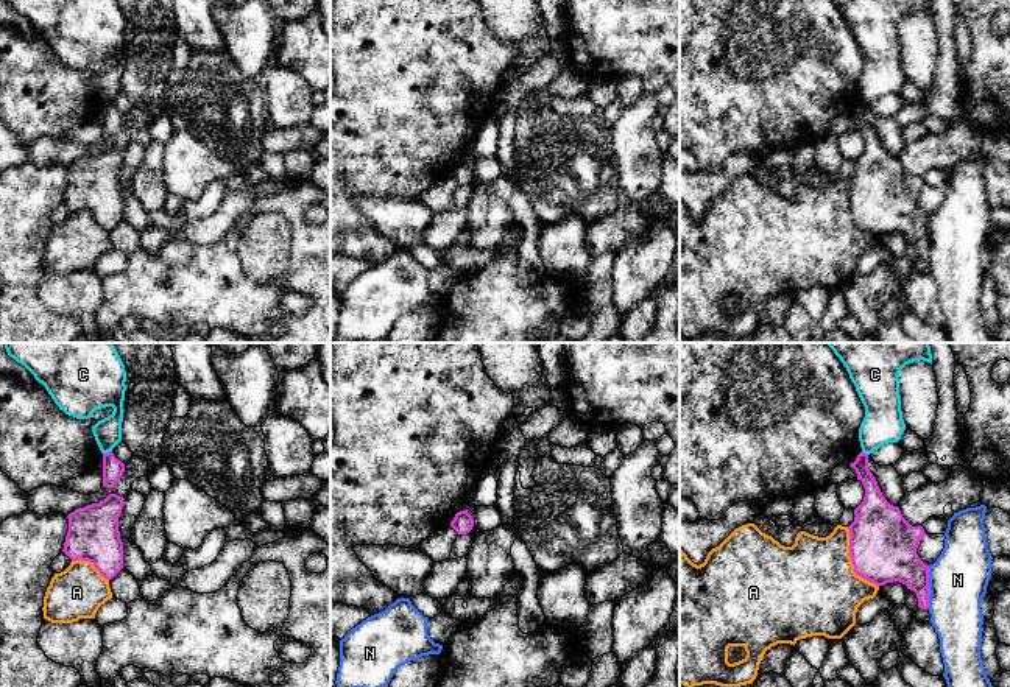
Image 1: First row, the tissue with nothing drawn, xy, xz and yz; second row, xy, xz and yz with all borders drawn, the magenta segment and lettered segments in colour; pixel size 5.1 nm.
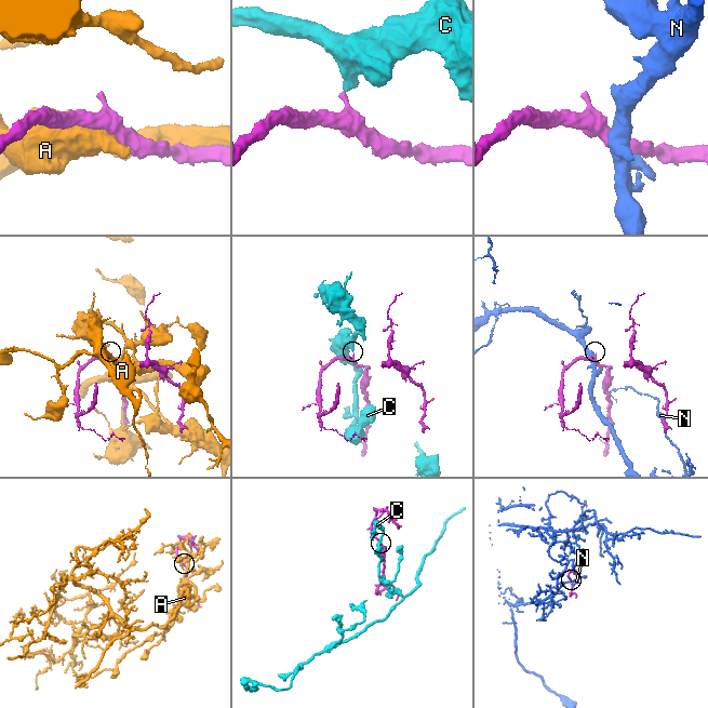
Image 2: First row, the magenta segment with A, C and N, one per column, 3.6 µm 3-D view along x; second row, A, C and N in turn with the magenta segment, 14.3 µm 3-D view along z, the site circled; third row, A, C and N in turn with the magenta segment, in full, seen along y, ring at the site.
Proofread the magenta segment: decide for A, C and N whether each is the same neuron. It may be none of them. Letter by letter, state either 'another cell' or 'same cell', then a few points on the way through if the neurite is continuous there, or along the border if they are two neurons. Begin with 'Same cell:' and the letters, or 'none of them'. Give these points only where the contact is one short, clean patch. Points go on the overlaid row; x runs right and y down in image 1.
Same cell: none of them
A: another cell
C: another cell; border xy (111, 450), (103, 454)
N: another cell

